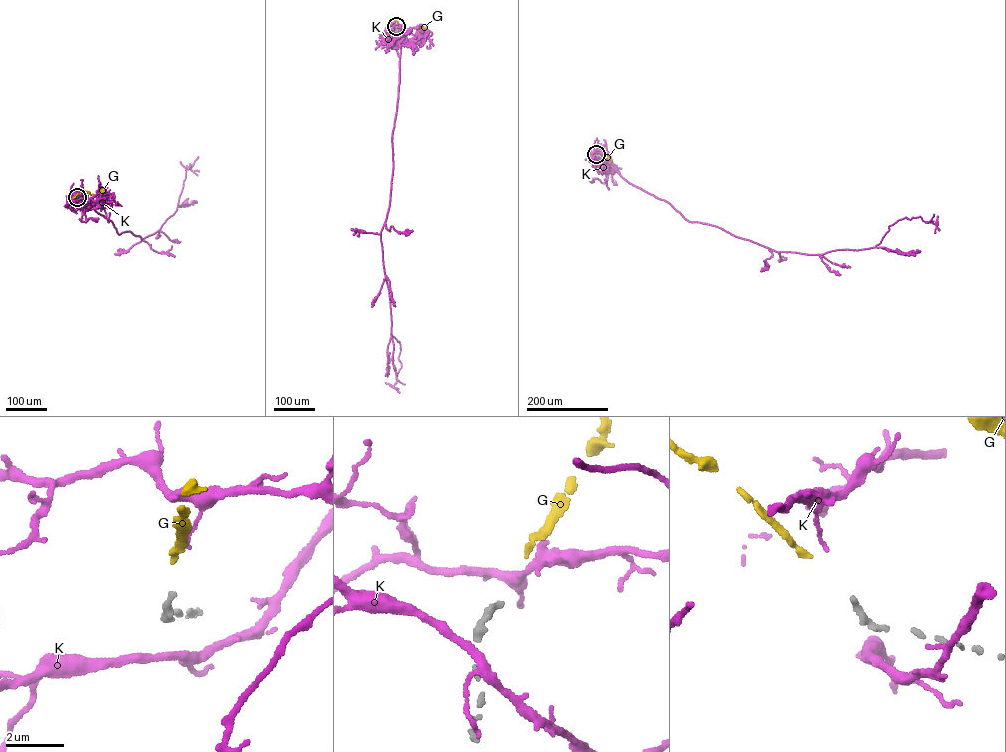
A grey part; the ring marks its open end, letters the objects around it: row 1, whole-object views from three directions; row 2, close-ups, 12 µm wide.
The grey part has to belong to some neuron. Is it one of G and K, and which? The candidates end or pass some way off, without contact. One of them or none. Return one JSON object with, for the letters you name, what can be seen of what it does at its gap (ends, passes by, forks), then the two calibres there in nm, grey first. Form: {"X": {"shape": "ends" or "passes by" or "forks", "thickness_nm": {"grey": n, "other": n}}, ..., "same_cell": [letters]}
{"G": {"shape": "ends", "thickness_nm": {"grey": 200, "other": 190}}, "same_cell": ["G"]}

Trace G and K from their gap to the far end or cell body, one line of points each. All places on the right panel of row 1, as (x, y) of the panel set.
G: (595, 154), (593, 151), (604, 152), (612, 160), (603, 155), (589, 153), (590, 156)
K: (595, 154), (605, 159), (606, 179), (604, 183), (597, 178), (590, 180)

